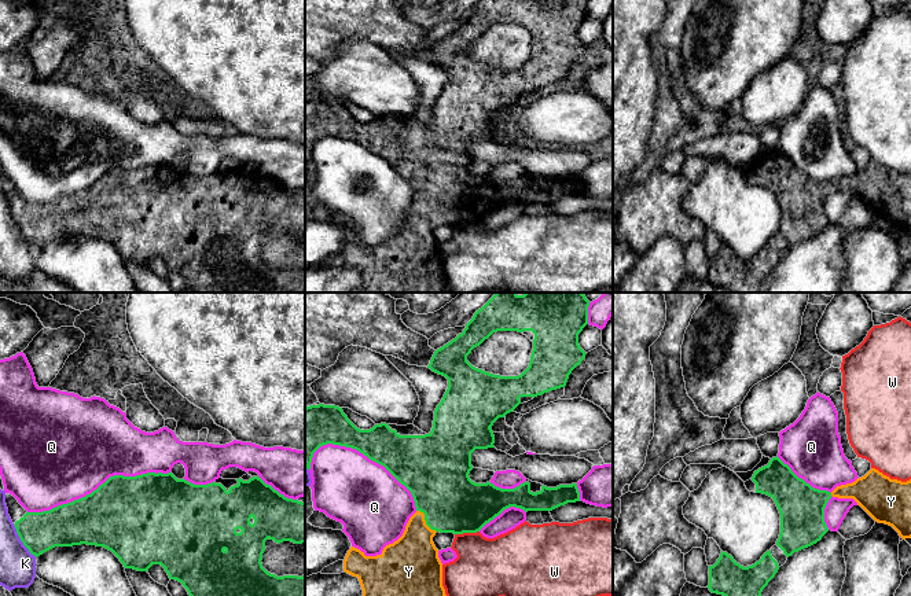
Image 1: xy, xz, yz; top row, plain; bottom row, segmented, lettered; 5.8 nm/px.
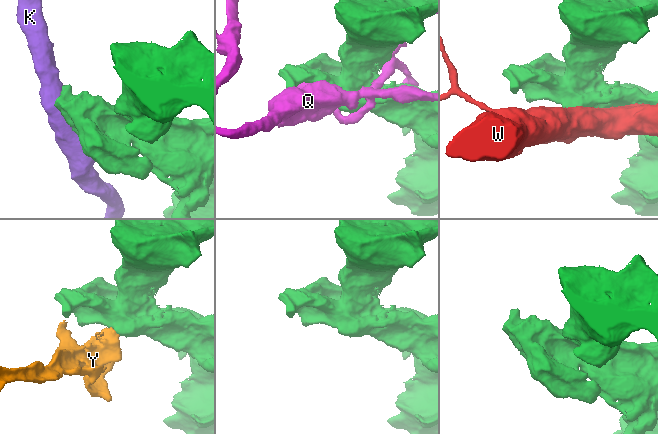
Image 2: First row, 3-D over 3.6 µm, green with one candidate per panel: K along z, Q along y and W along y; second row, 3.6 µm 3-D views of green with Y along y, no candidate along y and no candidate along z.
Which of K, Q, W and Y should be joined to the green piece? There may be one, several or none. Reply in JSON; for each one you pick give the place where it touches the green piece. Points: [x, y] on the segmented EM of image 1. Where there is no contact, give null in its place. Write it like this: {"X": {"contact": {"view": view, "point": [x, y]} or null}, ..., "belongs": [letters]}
{"Y": {"contact": {"view": "xz", "point": [425, 519]}}, "belongs": ["Y"]}

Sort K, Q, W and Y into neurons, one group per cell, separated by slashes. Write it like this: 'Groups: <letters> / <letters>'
Groups: K / Q / W / Y

